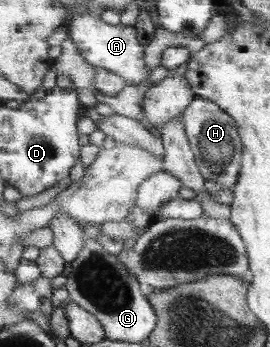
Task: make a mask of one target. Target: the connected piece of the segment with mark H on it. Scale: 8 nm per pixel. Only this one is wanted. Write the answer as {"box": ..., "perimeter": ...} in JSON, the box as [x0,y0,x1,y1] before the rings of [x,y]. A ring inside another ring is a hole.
{"box":[182,96,244,188],"perimeter":[[[197,96],[182,116],[187,137],[202,174],[207,180],[214,180],[224,188],[236,186],[243,167],[244,156],[244,141],[236,120],[218,104]]]}

